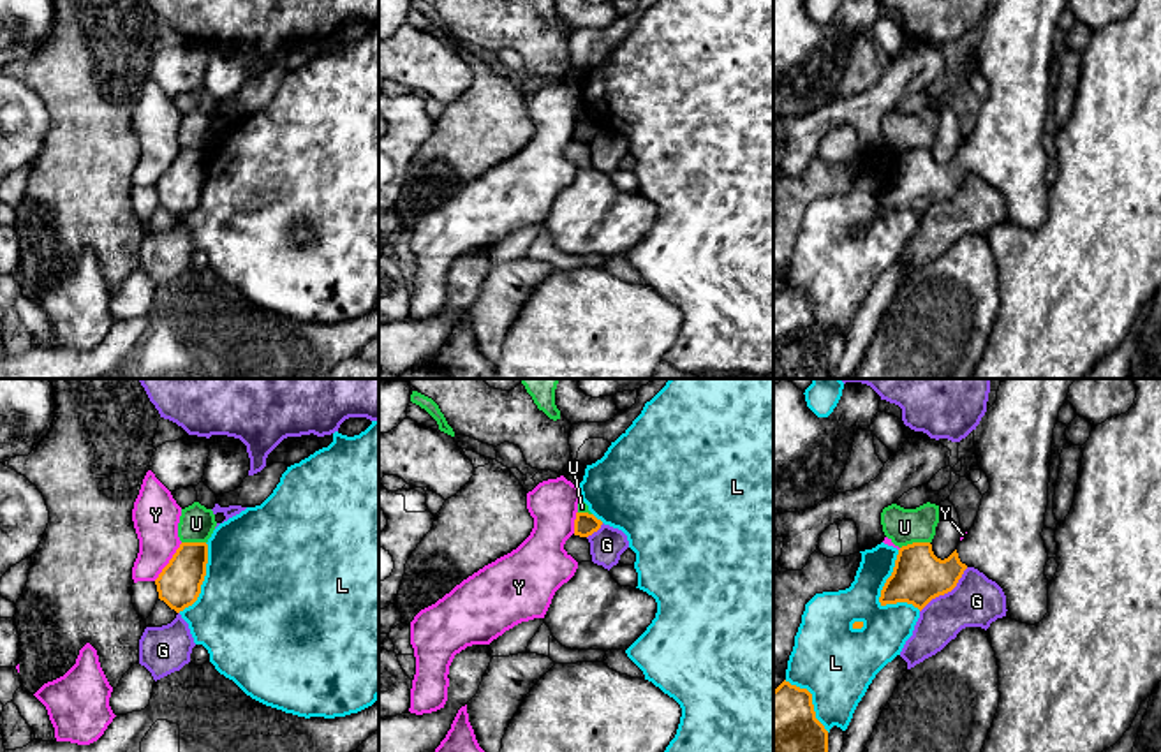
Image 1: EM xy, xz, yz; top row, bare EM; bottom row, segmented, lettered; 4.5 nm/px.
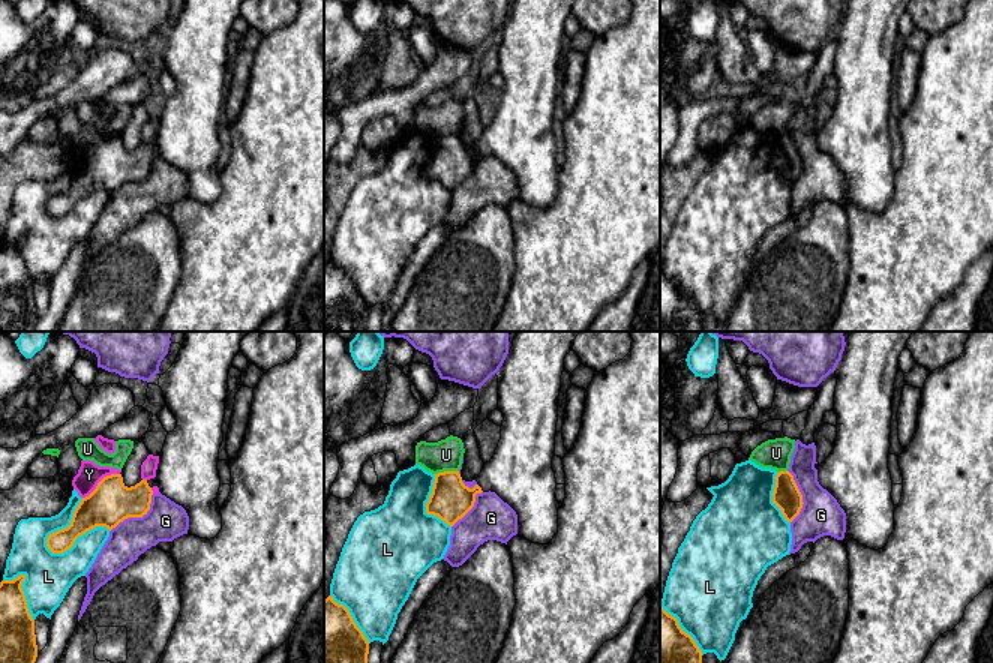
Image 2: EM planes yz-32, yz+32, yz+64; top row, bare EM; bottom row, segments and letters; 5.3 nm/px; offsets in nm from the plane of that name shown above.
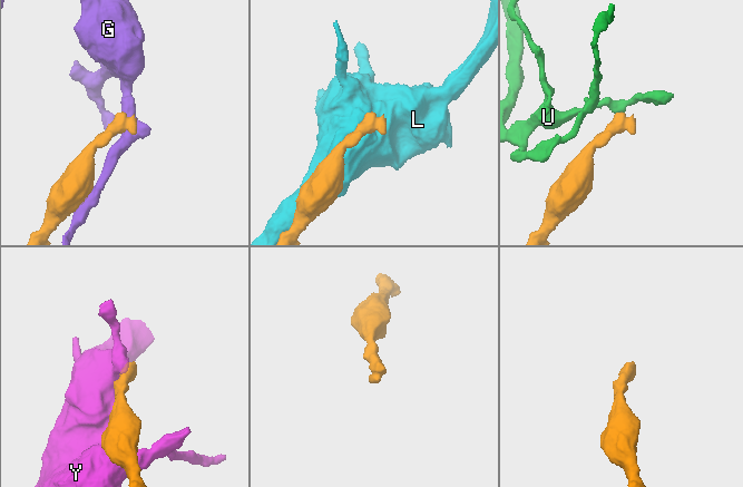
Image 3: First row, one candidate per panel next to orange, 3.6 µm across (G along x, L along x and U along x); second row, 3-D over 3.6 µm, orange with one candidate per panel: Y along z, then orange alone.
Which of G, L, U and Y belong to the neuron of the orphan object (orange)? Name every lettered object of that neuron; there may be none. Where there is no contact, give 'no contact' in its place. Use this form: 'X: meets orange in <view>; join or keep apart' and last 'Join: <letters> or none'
G: meets orange in yz; keep apart
L: meets orange in yz; keep apart
U: meets orange in yz; keep apart
Y: meets orange in xy; keep apart
Join: none

